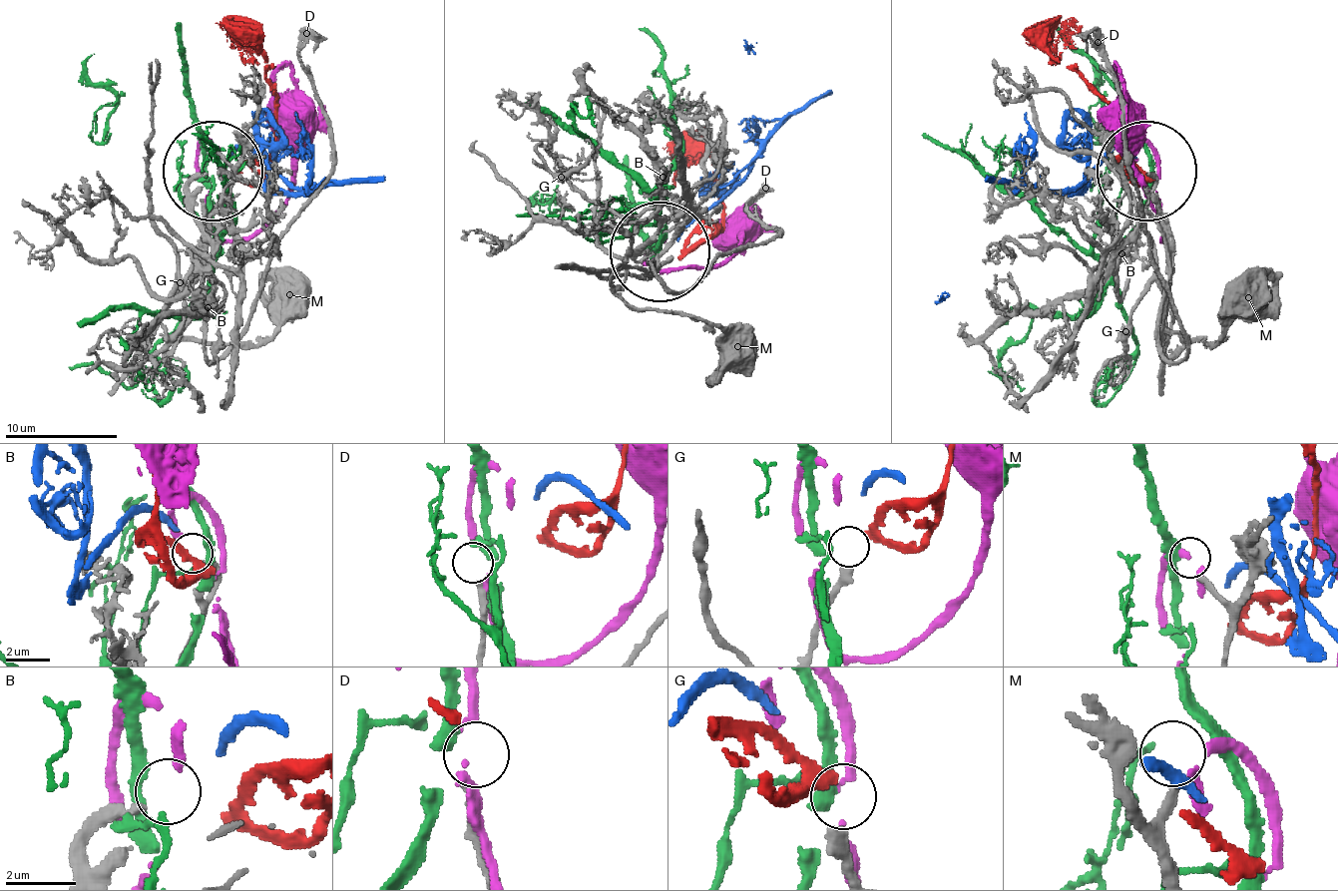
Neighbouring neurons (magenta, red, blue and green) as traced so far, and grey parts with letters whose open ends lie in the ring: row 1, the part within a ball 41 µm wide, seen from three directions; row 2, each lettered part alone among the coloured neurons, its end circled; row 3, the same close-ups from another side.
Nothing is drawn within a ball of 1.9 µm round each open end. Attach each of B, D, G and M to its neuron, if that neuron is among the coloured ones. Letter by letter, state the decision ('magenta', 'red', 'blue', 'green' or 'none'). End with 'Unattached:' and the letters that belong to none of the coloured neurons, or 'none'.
B: magenta
D: green
G: red
M: none
Unattached: M

